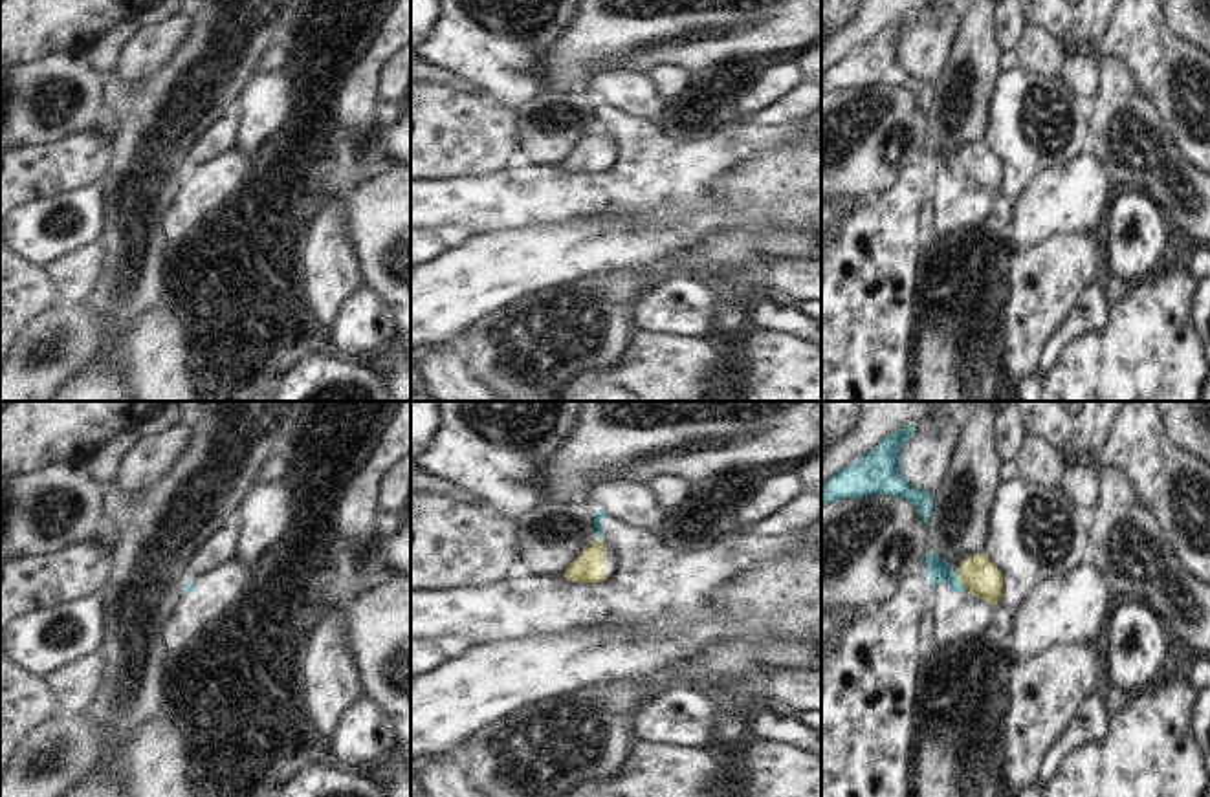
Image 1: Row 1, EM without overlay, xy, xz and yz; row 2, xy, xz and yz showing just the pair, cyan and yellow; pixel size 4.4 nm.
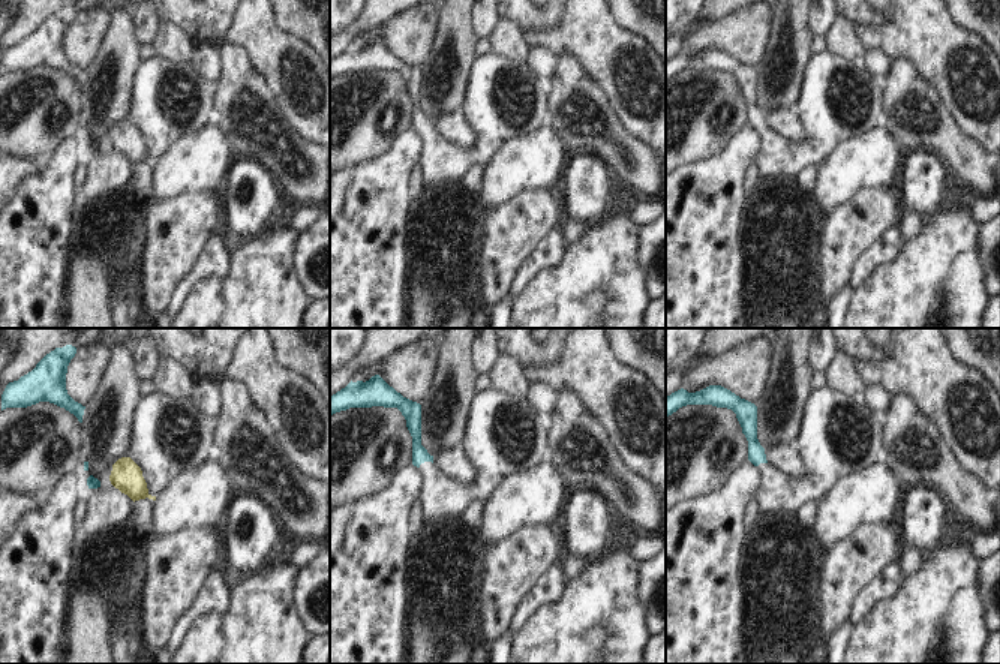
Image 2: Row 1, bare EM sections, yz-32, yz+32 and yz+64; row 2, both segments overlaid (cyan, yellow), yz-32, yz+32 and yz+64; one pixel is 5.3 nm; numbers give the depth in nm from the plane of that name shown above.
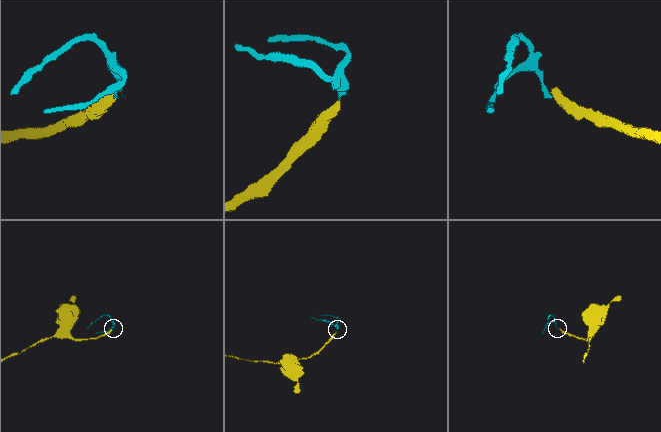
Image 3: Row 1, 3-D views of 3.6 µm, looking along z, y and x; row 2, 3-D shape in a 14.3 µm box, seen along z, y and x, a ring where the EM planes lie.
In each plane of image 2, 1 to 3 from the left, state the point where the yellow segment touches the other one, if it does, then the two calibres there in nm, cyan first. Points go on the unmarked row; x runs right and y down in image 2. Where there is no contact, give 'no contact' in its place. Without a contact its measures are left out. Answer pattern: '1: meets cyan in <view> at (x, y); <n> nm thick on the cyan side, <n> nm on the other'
1: no contact
2: no contact
3: no contact

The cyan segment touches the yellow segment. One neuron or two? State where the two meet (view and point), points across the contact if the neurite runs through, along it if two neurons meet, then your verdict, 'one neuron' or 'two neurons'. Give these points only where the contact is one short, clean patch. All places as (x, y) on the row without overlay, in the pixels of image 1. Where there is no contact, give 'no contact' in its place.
yz (961, 173) | along yz (956, 165), (967, 178) | two neurons

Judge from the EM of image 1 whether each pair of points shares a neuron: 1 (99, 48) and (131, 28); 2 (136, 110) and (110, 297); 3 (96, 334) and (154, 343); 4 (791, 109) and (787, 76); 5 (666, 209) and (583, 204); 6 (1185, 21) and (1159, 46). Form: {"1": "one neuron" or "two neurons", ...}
{"1": "one neuron", "2": "one neuron", "3": "one neuron", "4": "two neurons", "5": "one neuron", "6": "two neurons"}

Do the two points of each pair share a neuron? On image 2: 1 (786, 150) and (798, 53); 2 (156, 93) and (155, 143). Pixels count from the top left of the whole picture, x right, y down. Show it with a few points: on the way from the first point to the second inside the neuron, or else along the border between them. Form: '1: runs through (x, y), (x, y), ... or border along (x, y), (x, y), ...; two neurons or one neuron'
1: border along (805, 74), (801, 83), (799, 99), (793, 107); two neurons
2: runs through (156, 105), (156, 131); one neuron

